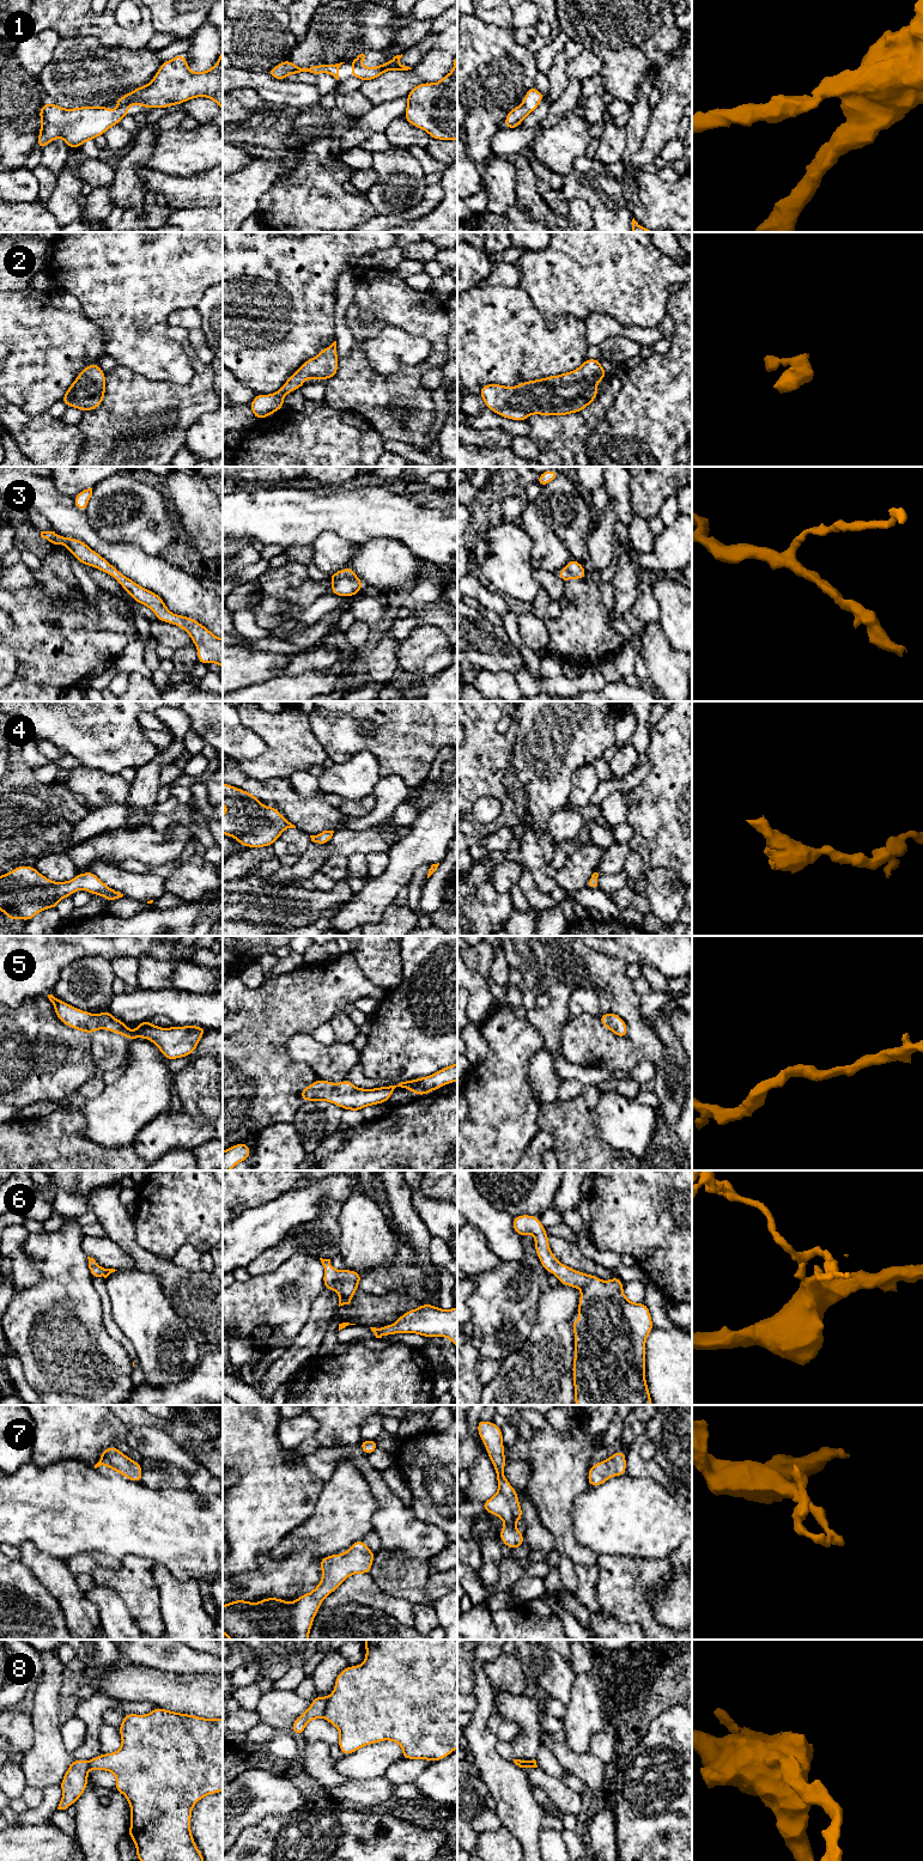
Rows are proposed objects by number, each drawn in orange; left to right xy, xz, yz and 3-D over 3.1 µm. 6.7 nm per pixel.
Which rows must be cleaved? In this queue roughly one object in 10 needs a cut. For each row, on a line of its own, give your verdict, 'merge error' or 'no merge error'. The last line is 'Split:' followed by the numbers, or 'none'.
1: no merge error
2: no merge error
3: no merge error
4: no merge error
5: no merge error
6: no merge error
7: no merge error
8: merge error
Split: 8

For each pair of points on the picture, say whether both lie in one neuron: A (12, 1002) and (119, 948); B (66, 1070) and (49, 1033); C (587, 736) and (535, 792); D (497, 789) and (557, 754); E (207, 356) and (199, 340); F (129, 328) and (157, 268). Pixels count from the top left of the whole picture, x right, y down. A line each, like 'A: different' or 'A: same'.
A: same
B: same
C: same
D: different
E: same
F: same

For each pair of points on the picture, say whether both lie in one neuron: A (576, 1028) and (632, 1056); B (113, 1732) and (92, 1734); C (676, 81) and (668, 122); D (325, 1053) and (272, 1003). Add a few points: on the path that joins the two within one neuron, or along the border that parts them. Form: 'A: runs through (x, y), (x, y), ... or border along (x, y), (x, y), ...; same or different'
A: runs through (590, 1042), (602, 1050), (618, 1053); same
B: border along (103, 1723), (99, 1729), (101, 1752); different
C: runs through (676, 91), (668, 113); same
D: border along (311, 1034), (296, 1033), (287, 1041), (290, 1058); different

